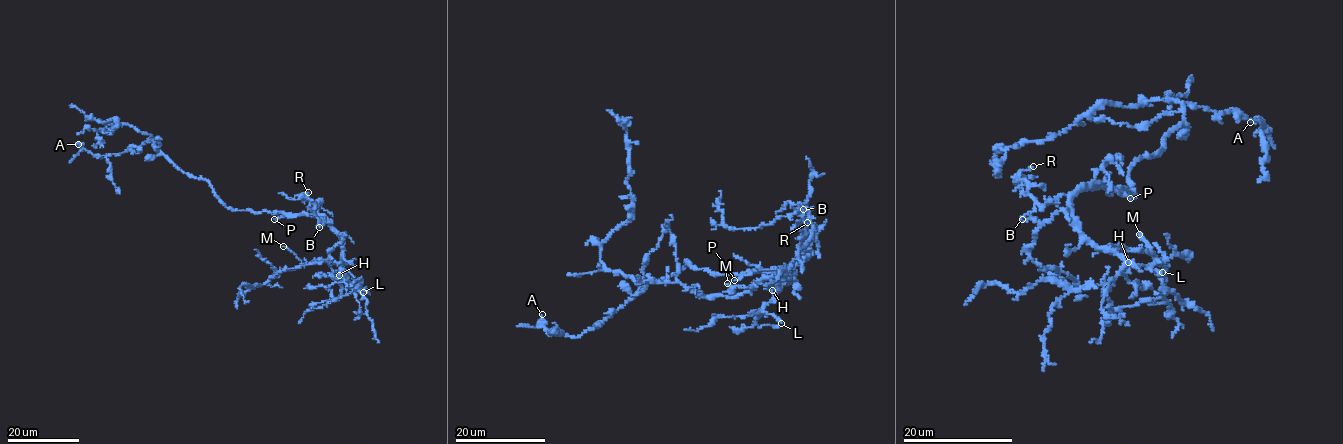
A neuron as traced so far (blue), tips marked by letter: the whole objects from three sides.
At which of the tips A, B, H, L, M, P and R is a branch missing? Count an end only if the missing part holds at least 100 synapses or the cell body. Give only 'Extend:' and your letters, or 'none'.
Extend: P

